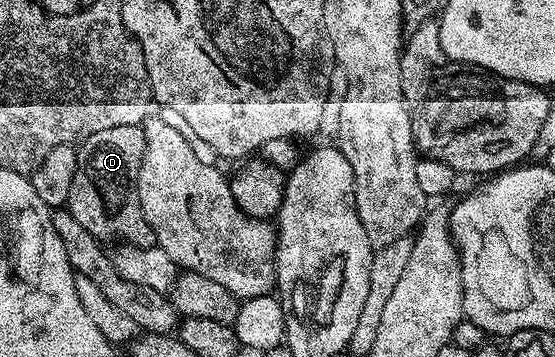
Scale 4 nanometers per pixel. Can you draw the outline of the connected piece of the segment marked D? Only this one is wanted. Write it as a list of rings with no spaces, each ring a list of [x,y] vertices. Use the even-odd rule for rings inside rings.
[[[141,126],[110,127],[110,131],[98,131],[98,135],[90,135],[78,145],[78,171],[74,171],[74,184],[70,186],[70,199],[67,209],[72,212],[74,219],[90,231],[97,241],[109,243],[117,237],[117,242],[125,245],[136,245],[140,249],[151,249],[156,245],[156,236],[142,215],[142,207],[136,190],[138,171],[142,167],[142,159],[146,151],[146,139]]]

